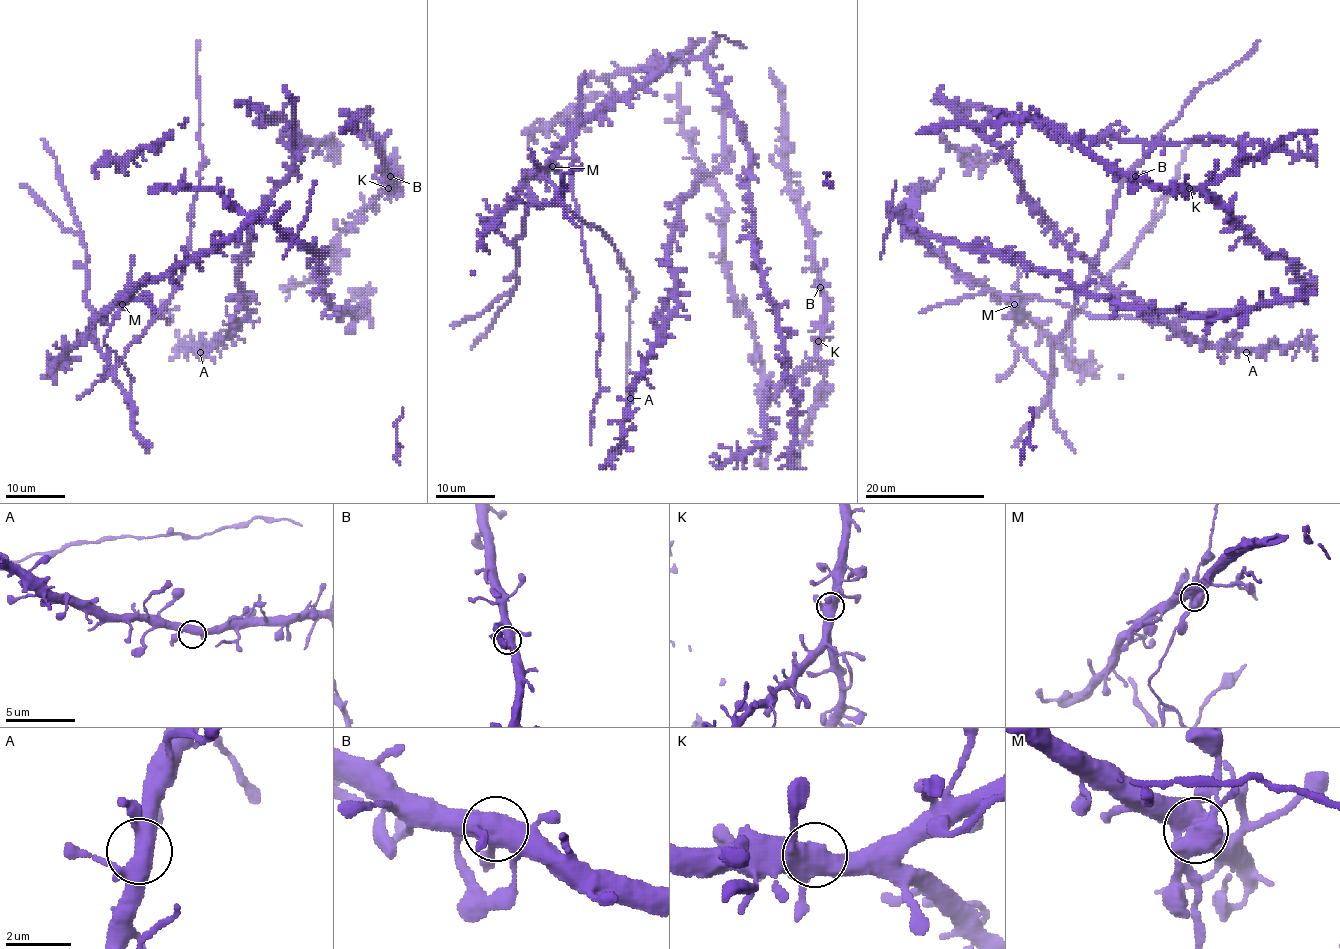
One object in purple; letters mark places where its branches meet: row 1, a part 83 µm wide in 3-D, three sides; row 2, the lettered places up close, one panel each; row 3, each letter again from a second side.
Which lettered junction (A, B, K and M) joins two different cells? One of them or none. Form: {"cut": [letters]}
{"cut": ["M"]}

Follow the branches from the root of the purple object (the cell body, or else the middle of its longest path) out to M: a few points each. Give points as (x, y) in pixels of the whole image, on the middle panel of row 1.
M: (724, 91), (700, 59), (679, 53), (644, 82), (608, 99), (566, 142), (553, 166)

